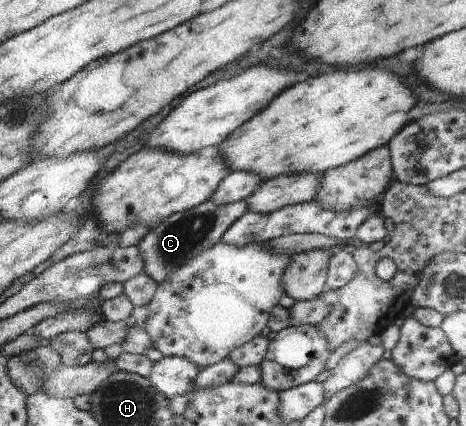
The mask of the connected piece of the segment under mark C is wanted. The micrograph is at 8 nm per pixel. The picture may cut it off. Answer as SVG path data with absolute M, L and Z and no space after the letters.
M210 199L190 210L174 213L166 220L160 221L151 226L148 233L137 244L138 250L143 256L143 270L151 276L159 285L166 280L166 277L183 267L186 262L203 250L212 248L218 244L223 234L247 211L244 201L232 204L219 205Z

